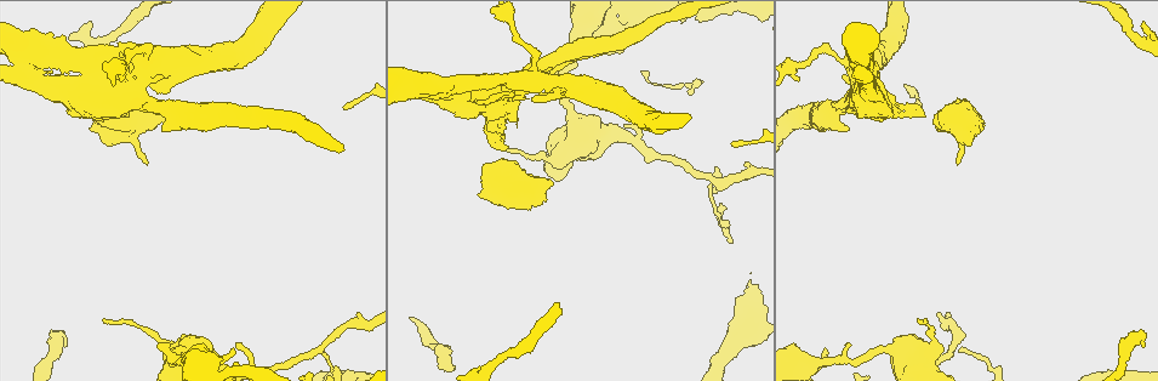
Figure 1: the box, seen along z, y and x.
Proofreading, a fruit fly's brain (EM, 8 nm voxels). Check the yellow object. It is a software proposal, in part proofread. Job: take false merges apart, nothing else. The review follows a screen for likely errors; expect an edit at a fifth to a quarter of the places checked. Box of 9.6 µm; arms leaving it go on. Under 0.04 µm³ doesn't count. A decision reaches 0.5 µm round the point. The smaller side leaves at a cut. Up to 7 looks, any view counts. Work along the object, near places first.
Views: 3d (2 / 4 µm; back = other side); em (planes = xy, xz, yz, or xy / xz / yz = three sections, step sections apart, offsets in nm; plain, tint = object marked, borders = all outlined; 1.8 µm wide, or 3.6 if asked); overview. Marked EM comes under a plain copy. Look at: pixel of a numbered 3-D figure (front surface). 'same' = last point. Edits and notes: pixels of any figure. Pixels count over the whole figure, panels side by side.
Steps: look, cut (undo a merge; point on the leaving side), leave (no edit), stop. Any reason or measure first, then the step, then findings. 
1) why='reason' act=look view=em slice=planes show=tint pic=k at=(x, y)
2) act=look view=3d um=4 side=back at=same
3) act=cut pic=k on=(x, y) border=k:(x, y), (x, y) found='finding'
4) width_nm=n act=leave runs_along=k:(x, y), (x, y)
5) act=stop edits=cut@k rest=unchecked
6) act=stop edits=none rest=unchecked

why='branch point' act=look view=em slice=planes show=tint pic=1 at=(573, 39)

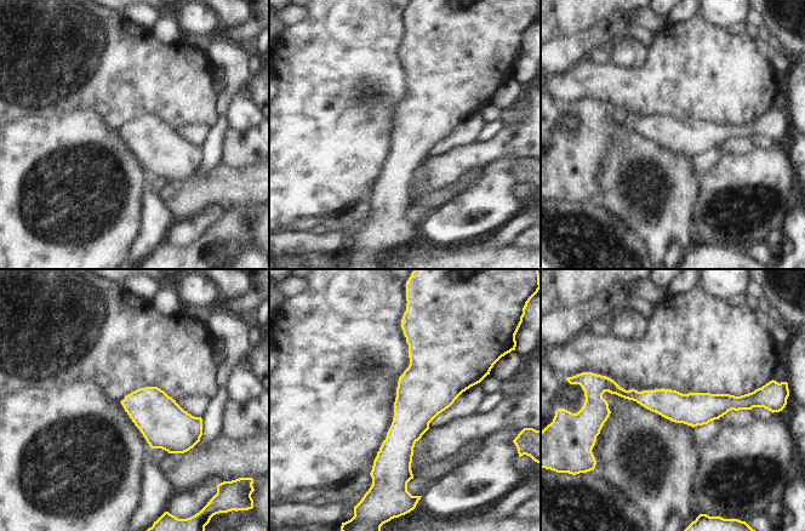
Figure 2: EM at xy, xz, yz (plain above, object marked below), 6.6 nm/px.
act=leave runs_along=2:(606, 387), (669, 404), (749, 399) found='all the same neuron'

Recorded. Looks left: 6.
why='calibre changes' act=look view=em um=3.6 slice=planes show=tint pic=1 at=(928, 357)

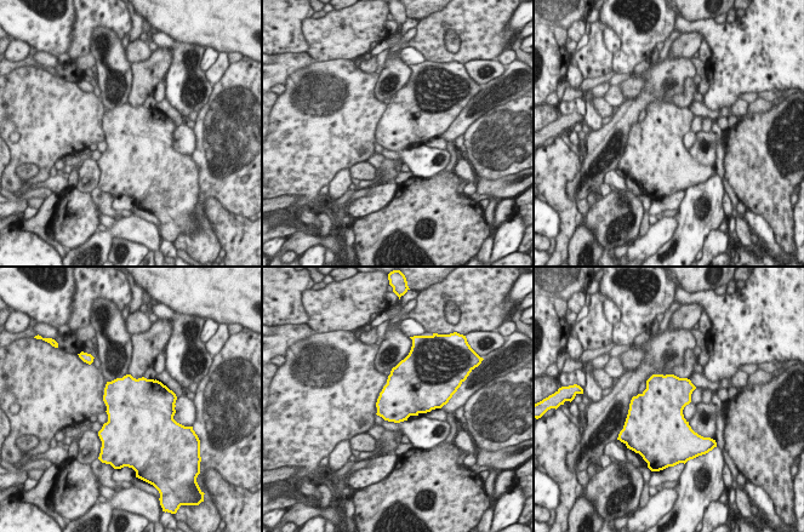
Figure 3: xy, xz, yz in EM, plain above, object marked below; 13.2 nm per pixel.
act=leave found='one neuron here'

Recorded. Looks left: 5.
why='sudden change in width' act=look view=3d um=4 pic=1 at=(129, 122)

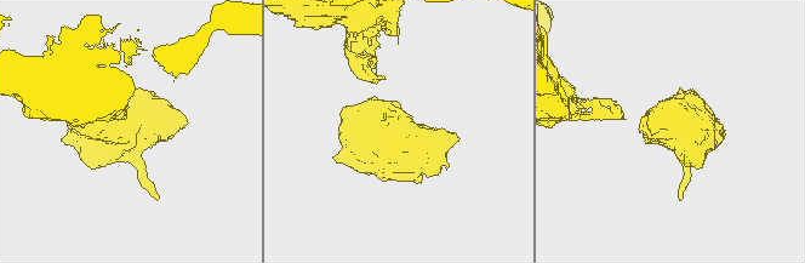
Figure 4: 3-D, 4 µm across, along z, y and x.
why='now the EM' act=look view=em um=3.6 slice=planes show=tint pic=4 at=(124, 129)

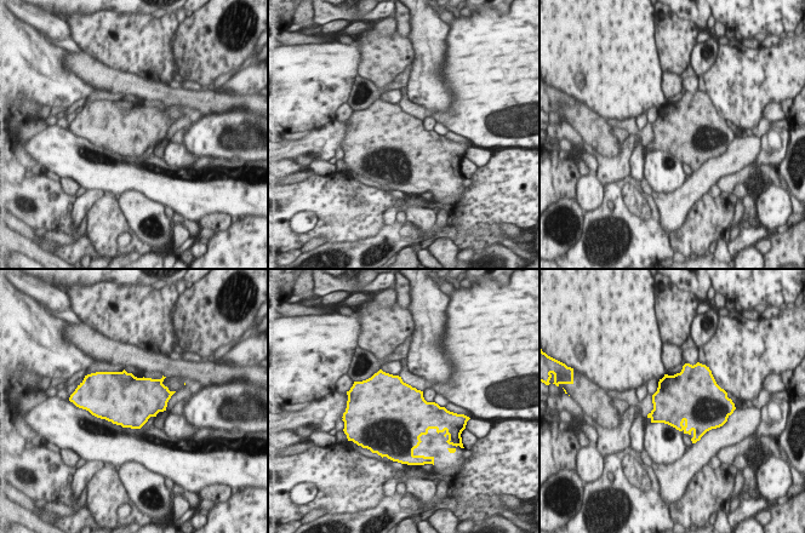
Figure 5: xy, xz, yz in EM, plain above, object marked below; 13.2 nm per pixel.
width_nm=700 act=leave found='one neuron here'

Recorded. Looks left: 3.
act=stop edits=none rest=unchecked

